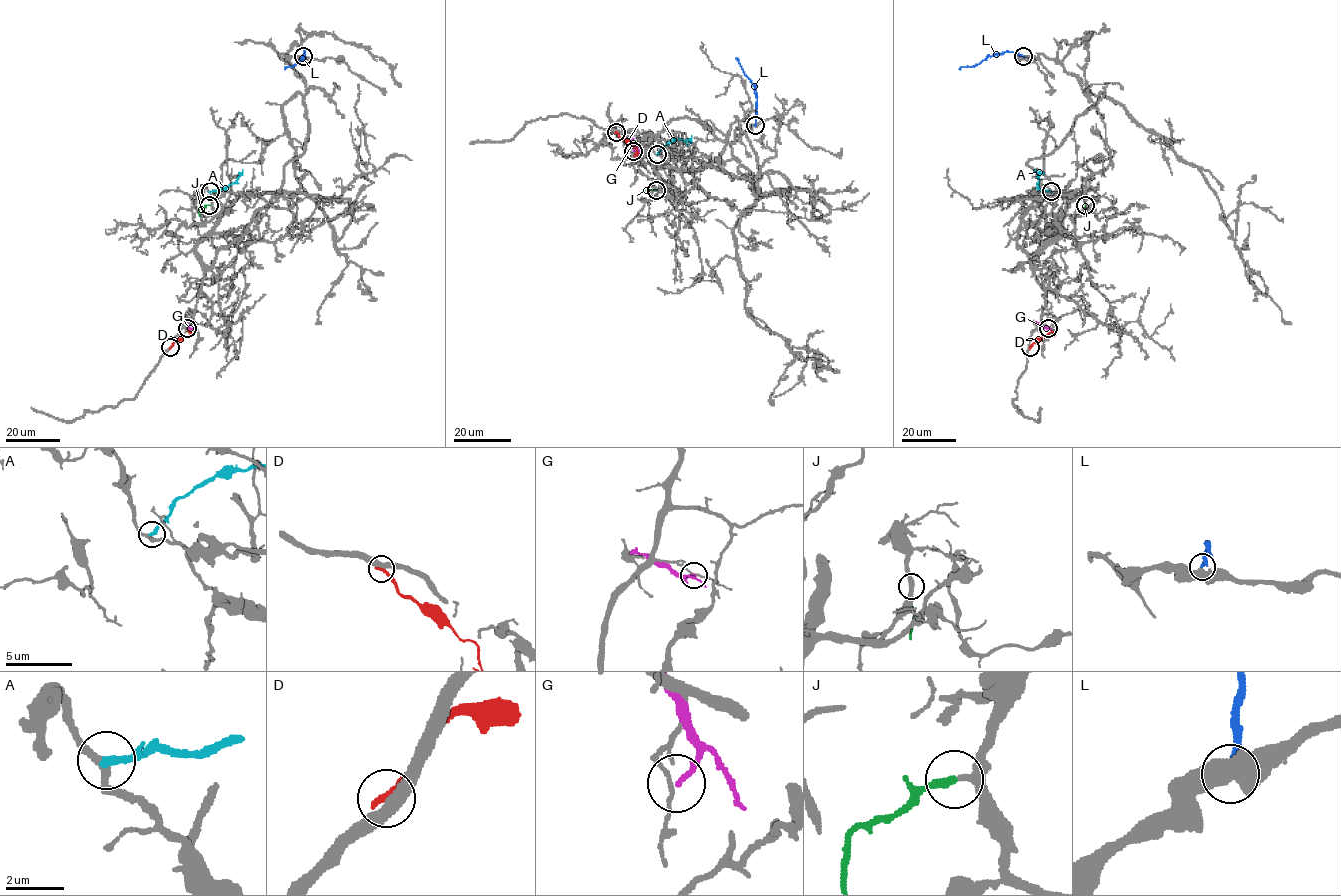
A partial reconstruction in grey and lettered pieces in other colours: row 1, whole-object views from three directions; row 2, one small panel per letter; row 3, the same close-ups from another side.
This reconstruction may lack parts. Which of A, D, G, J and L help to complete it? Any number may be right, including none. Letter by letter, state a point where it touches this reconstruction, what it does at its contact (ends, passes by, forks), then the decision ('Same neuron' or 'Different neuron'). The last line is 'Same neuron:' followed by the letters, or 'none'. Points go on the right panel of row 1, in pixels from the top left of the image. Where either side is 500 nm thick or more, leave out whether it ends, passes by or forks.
A: Touches grey at (1051, 191). It ends there. Different neuron
D: Touches grey at (1030, 347). It ends there. Different neuron
G: Touches grey at (1048, 328). It ends there. Different neuron
J: Touches grey at (1085, 205). It ends there. Same neuron
L: Touches grey at (1023, 56). Different neuron
Same neuron: J

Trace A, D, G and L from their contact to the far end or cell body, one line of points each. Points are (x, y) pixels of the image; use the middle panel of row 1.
A: (657, 154), (666, 144), (675, 140), (688, 141), (691, 136)
D: (616, 131), (636, 149), (636, 157)
G: (633, 151), (636, 146), (631, 137)
L: (755, 125), (755, 86), (736, 58)

